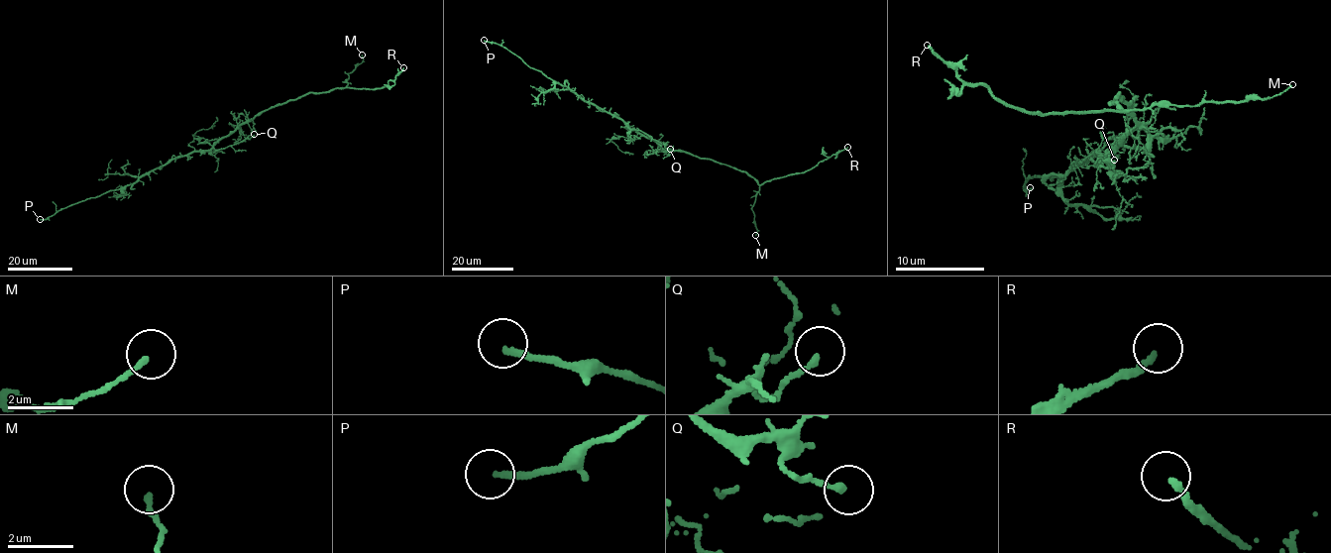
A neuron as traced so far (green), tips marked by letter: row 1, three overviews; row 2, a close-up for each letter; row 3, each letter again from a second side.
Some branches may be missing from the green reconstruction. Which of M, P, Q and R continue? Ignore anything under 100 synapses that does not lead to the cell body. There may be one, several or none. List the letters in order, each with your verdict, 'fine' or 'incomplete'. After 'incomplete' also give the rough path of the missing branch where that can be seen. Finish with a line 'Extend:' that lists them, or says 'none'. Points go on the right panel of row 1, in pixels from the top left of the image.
M: fine
P: incomplete | (1030, 187), (1088, 182), (1123, 200), (1210, 162), (1204, 150)
Q: fine
R: fine
Extend: P

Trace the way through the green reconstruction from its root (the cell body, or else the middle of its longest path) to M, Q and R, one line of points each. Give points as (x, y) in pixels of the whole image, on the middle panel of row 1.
M: (660, 146), (726, 165), (752, 176), (759, 186), (752, 207), (755, 235)
Q: (660, 146), (635, 130), (670, 149)
R: (660, 146), (744, 170), (761, 184), (806, 171), (847, 147)

